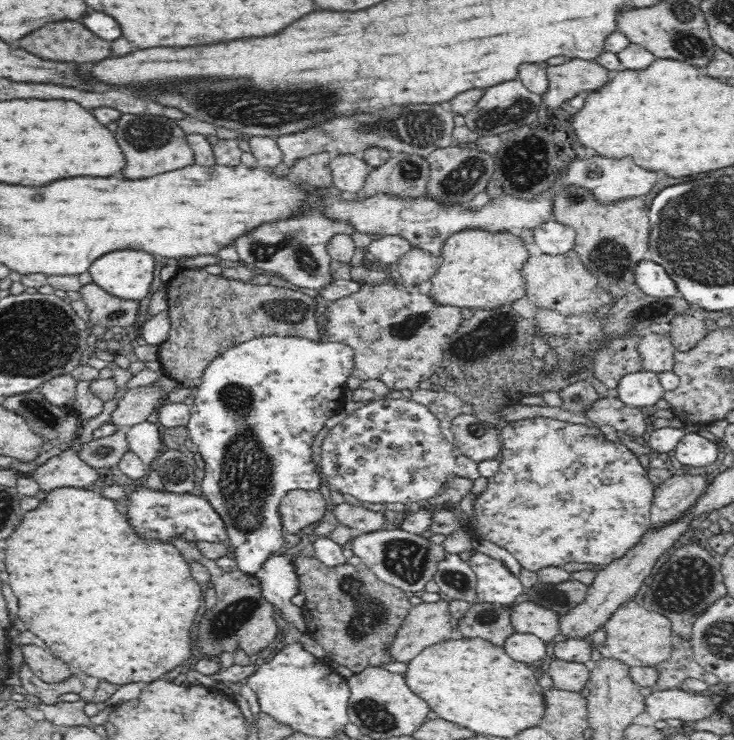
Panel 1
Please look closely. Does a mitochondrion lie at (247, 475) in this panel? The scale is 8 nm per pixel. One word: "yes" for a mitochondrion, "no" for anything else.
yes

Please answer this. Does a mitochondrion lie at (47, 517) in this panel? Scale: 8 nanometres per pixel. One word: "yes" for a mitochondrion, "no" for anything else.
no

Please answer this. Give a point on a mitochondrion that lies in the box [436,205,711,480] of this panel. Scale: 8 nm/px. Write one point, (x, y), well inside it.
(497, 333)

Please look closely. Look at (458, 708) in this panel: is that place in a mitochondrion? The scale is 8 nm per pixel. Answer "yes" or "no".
no

